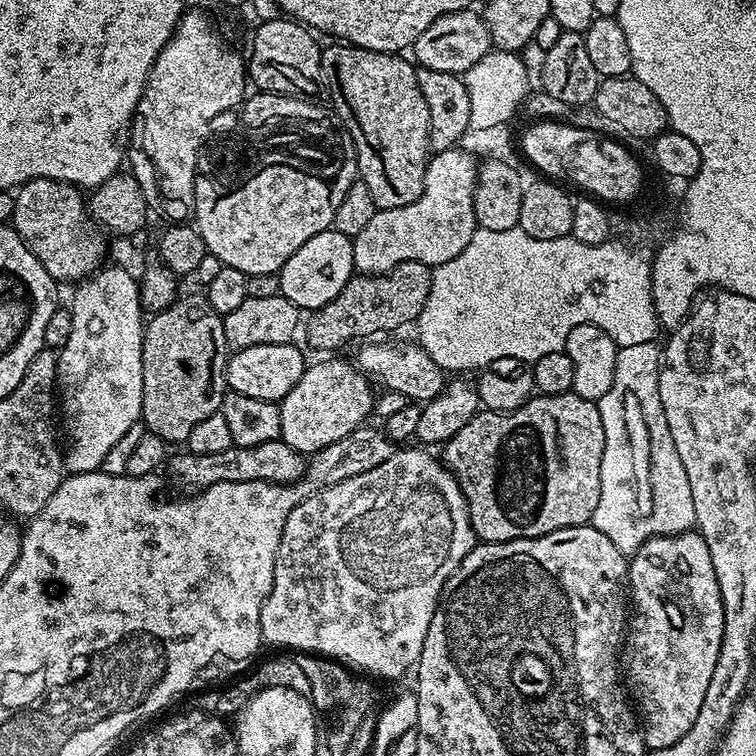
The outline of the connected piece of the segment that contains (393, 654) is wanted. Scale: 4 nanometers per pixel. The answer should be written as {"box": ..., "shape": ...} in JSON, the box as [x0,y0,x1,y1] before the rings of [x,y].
{"box":[260,446,478,681],"shape":[[[412,446],[401,447],[404,448],[401,452],[400,449],[393,451],[392,456],[386,458],[386,462],[382,462],[382,466],[374,466],[374,470],[366,470],[358,474],[358,478],[346,478],[346,482],[338,482],[334,486],[323,488],[316,495],[294,506],[294,510],[290,510],[290,518],[286,518],[286,526],[282,530],[282,542],[278,542],[272,589],[262,606],[260,635],[265,645],[277,644],[280,647],[277,649],[280,650],[297,648],[295,651],[300,654],[315,654],[329,660],[343,662],[349,669],[367,674],[377,681],[400,680],[407,672],[409,675],[415,669],[422,654],[422,642],[426,638],[426,630],[430,630],[430,618],[434,618],[436,604],[440,601],[440,592],[450,578],[450,574],[458,570],[462,558],[470,554],[470,550],[476,547],[478,541],[470,522],[468,503],[452,473],[437,457],[435,460],[428,453],[431,451],[420,446],[408,447]]]}

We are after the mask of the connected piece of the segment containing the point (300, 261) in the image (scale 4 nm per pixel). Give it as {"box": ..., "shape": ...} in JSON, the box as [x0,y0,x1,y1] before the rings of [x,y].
{"box":[279,230,354,310],"shape":[[[335,230],[322,234],[314,234],[310,242],[305,242],[286,258],[279,270],[280,295],[284,296],[294,306],[301,310],[315,310],[326,306],[346,286],[346,282],[354,275],[354,250],[352,237]]]}

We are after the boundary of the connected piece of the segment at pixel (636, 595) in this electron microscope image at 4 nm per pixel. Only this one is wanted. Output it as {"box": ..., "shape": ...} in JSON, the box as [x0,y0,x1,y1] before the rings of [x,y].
{"box":[622,531,722,749],"shape":[[[699,531],[649,536],[630,556],[628,583],[630,600],[633,605],[636,603],[637,616],[633,615],[630,620],[632,649],[622,660],[626,688],[642,721],[645,749],[674,746],[674,742],[694,726],[694,718],[698,718],[698,710],[702,710],[702,698],[706,698],[706,686],[710,686],[710,677],[718,663],[718,650],[722,646],[722,596],[718,580],[714,578],[714,562]]]}

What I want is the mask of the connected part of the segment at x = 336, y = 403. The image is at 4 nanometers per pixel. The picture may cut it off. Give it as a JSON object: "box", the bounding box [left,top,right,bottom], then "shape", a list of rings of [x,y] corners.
{"box":[279,358,374,454],"shape":[[[320,358],[317,364],[309,363],[304,369],[302,378],[294,382],[294,390],[286,394],[279,401],[280,413],[282,414],[282,430],[280,439],[286,442],[295,452],[311,454],[330,446],[330,442],[338,442],[338,438],[346,438],[353,430],[361,427],[368,415],[374,412],[373,385],[367,376],[356,367],[351,359],[332,360],[336,358]]]}

